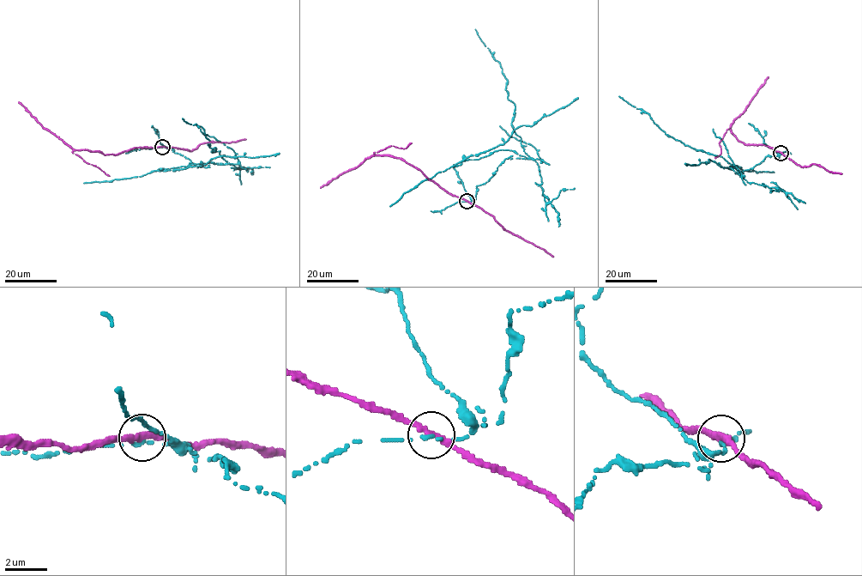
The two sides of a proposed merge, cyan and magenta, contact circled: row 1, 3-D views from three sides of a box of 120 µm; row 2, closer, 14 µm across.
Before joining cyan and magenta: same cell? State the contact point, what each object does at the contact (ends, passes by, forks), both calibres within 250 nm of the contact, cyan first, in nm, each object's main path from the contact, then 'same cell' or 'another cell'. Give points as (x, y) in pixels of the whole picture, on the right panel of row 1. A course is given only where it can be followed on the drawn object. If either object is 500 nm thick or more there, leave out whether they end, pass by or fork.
(780, 153) | cyan ends | magenta passes by | 200/320 nm | cyan via (780, 153), (738, 173), (729, 166), (737, 166), (724, 168), (708, 159), (699, 165), (684, 163) | magenta via (780, 153), (760, 144), (739, 142), (730, 128), (768, 76) | another cell

